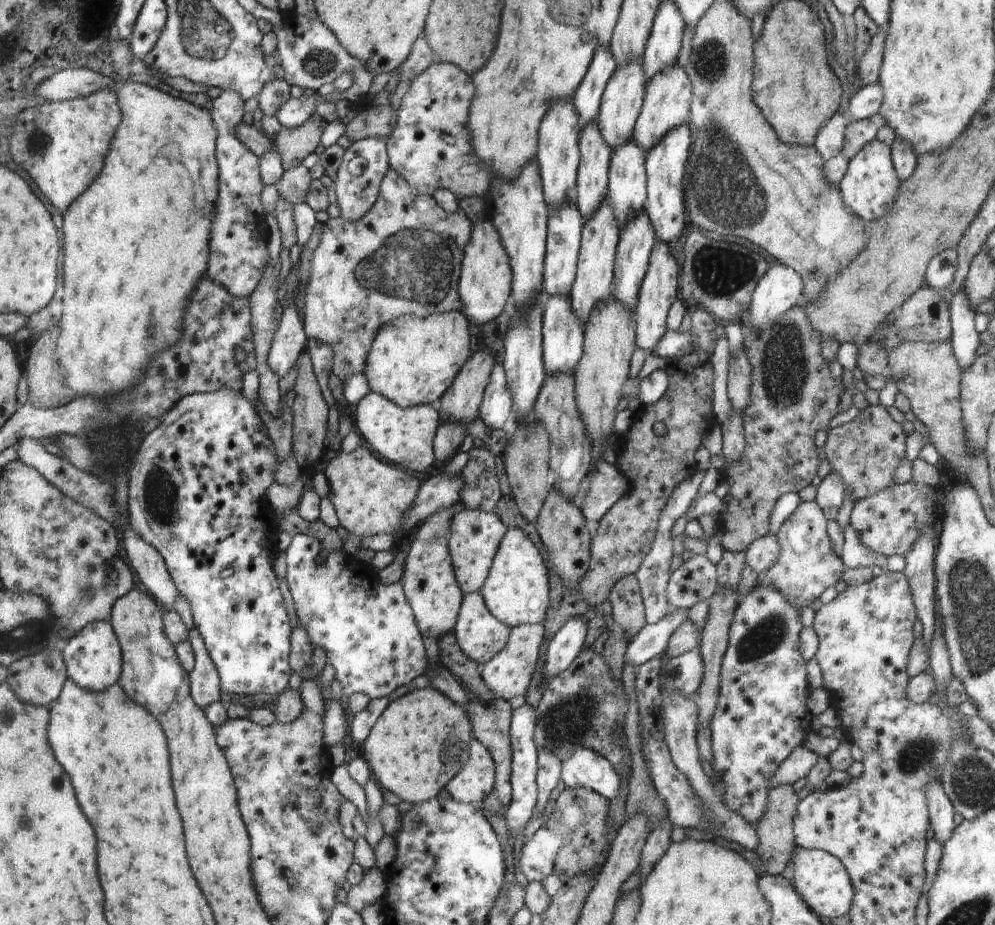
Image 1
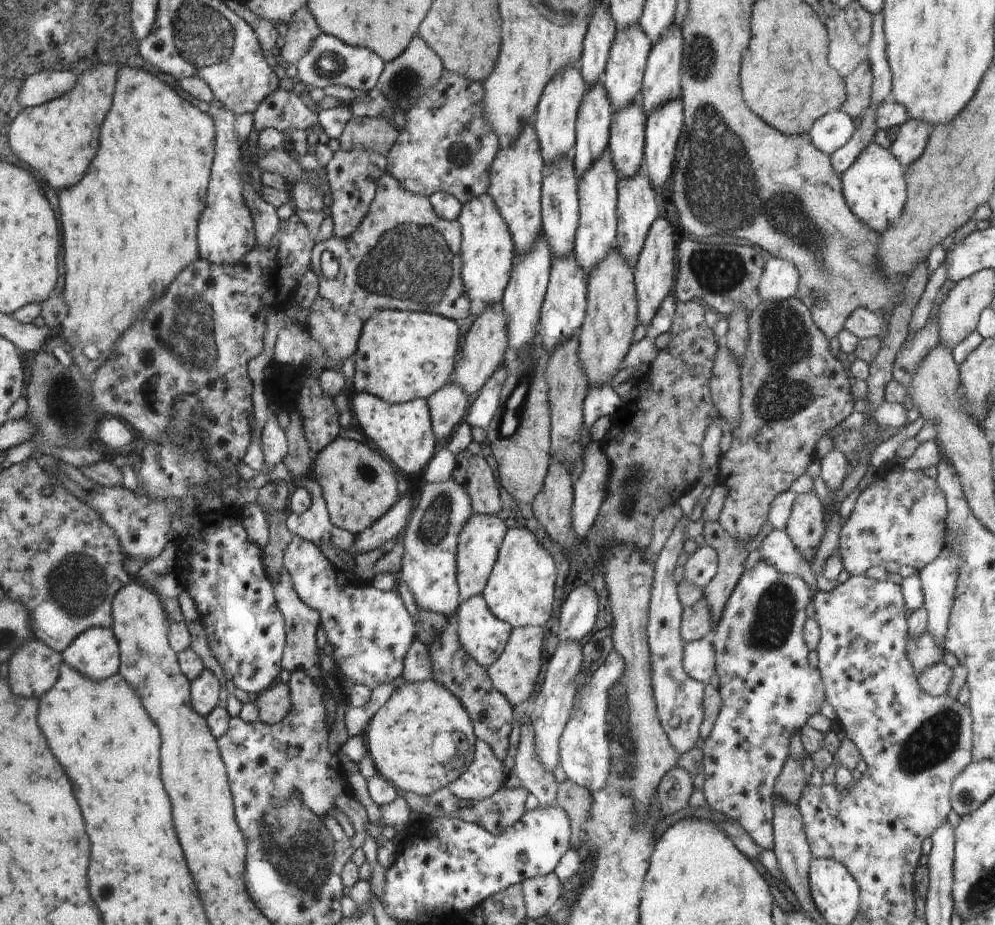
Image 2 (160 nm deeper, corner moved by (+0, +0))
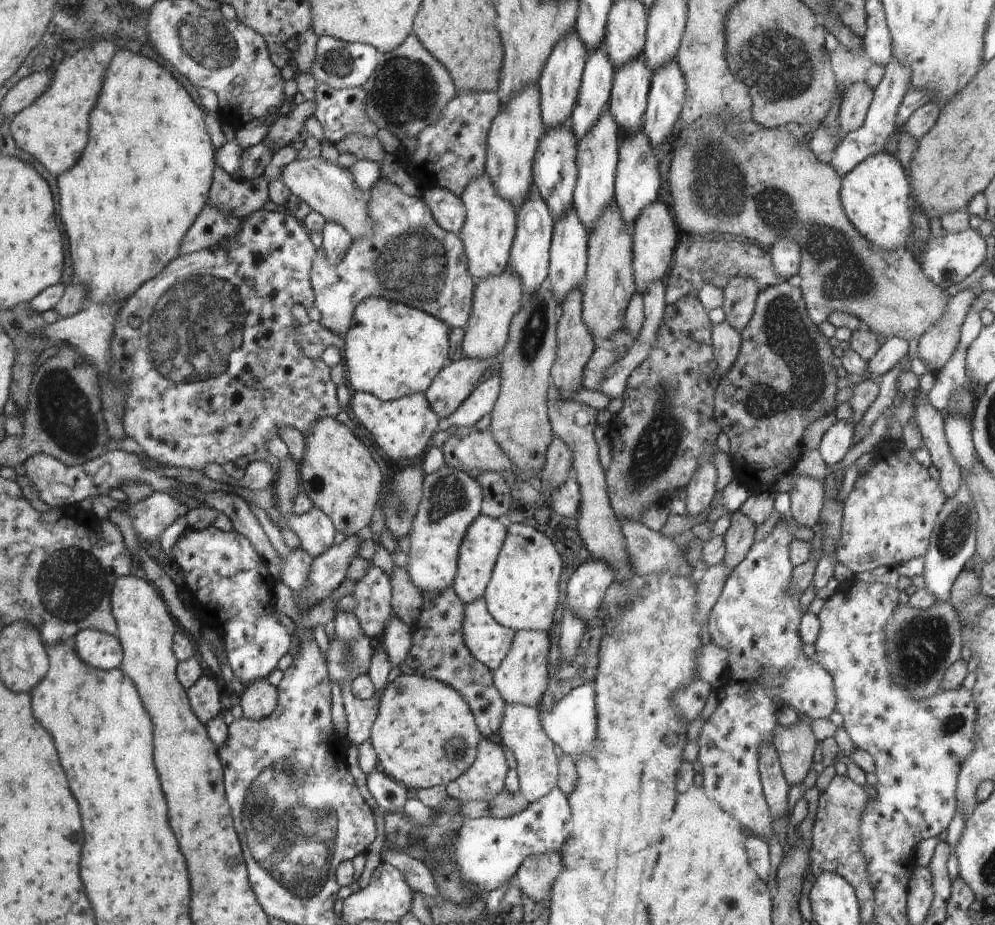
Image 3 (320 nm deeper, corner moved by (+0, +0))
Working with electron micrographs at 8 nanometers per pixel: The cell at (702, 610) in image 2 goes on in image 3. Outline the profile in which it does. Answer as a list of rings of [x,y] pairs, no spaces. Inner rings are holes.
[[[722,560],[718,565],[710,565],[709,568],[705,570],[704,576],[698,584],[697,598],[699,599],[700,622],[704,623],[703,643],[705,645],[711,643],[711,636],[709,635],[707,627],[708,613],[718,600],[724,583],[730,573],[731,568],[727,567]]]

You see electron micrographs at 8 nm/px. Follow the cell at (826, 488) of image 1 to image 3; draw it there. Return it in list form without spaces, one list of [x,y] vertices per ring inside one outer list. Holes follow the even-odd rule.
[[[838,419],[826,432],[817,448],[826,464],[840,462],[853,446],[852,422]]]

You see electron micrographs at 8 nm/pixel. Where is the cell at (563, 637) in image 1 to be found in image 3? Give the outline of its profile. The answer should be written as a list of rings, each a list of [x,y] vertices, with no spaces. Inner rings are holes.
[[[606,559],[584,561],[566,583],[566,607],[588,622],[595,616],[606,590],[614,582],[615,570]]]

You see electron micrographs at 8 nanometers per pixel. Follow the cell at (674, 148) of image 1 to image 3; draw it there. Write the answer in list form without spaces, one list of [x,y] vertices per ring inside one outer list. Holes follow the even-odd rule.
[[[677,61],[656,69],[651,81],[647,110],[642,126],[652,146],[660,146],[670,136],[684,106],[684,73]]]

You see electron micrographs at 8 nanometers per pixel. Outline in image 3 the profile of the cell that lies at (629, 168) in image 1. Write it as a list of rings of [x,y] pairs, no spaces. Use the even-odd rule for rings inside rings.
[[[642,52],[628,66],[615,71],[608,111],[615,116],[621,136],[638,133],[642,129],[654,74],[645,58]]]

